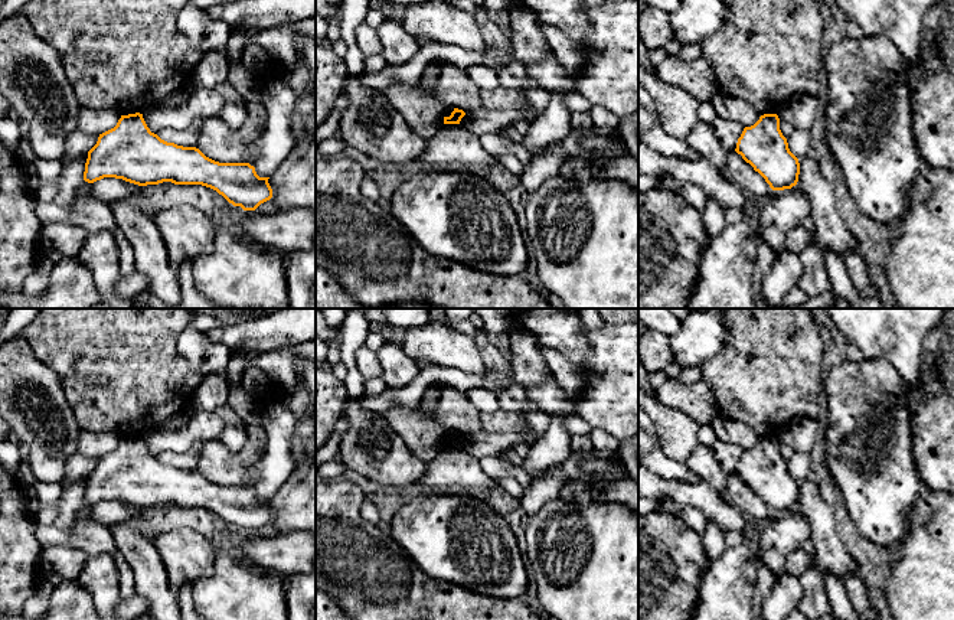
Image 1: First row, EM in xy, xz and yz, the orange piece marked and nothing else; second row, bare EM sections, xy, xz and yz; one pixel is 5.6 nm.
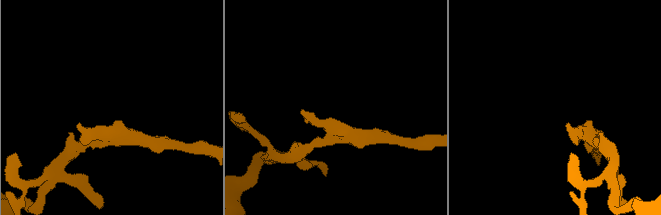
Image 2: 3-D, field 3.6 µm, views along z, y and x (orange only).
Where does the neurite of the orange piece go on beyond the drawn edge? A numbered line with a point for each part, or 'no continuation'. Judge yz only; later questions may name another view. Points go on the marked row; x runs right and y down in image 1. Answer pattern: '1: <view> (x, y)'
no continuation

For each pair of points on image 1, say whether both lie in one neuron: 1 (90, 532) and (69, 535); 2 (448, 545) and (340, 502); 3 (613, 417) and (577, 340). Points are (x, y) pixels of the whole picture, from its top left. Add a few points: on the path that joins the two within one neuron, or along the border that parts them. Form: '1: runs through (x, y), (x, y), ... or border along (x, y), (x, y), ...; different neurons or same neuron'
1: runs through (85, 534), (74, 535); same neuron
2: border along (385, 529), (408, 555); different neurons
3: border along (584, 326), (588, 352), (587, 359), (580, 366); different neurons

